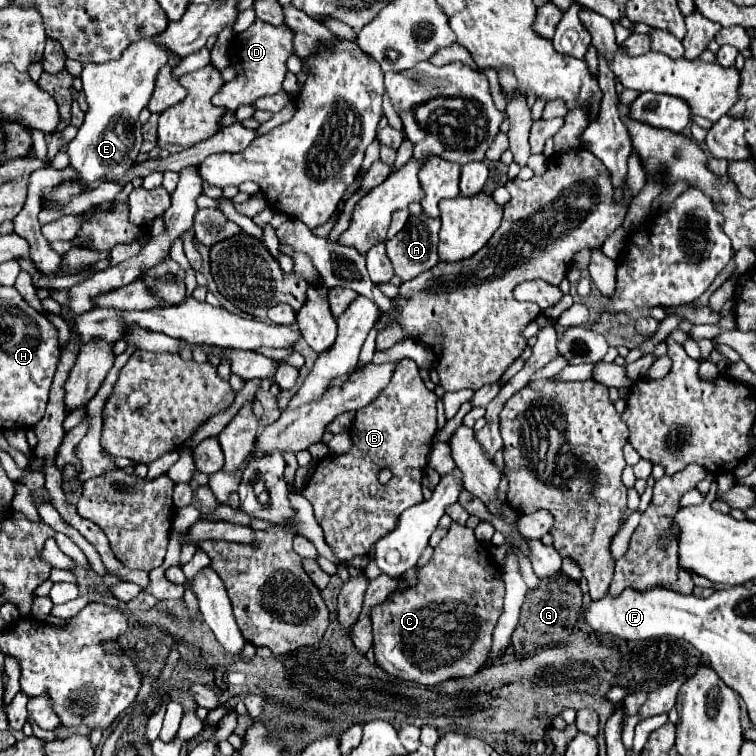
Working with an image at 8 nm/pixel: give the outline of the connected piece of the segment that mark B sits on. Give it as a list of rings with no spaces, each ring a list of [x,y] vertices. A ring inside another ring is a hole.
[[[411,360],[397,362],[387,388],[363,410],[357,412],[349,430],[353,448],[347,454],[319,460],[301,496],[313,506],[315,518],[325,532],[325,542],[341,560],[367,556],[377,540],[395,530],[403,510],[423,502],[421,476],[431,452],[431,440],[437,428],[437,396],[423,386],[419,368]],[[387,466],[393,472],[391,482],[379,484],[377,472]]]

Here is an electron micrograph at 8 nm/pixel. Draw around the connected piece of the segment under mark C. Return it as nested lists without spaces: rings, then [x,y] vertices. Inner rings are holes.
[[[453,522],[431,560],[419,568],[417,584],[371,608],[375,664],[393,678],[423,686],[477,674],[491,650],[493,628],[503,612],[503,594],[501,570],[491,566],[487,548],[475,540],[471,528]]]

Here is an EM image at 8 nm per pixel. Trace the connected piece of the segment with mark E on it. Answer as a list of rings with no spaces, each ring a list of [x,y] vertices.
[[[141,40],[137,44],[131,44],[117,60],[109,60],[105,64],[83,64],[81,82],[89,110],[77,136],[67,146],[71,166],[79,170],[79,178],[55,186],[55,190],[51,192],[53,204],[49,208],[63,208],[71,202],[73,196],[79,196],[83,192],[79,180],[95,182],[103,176],[115,180],[135,164],[139,146],[143,142],[139,112],[149,104],[155,88],[155,78],[167,64],[169,54],[171,52],[163,50],[163,46],[151,40]]]

